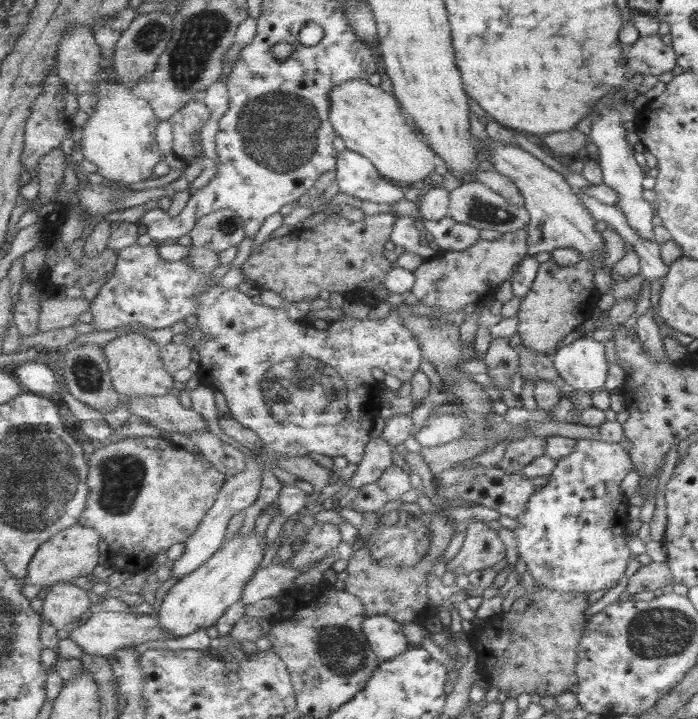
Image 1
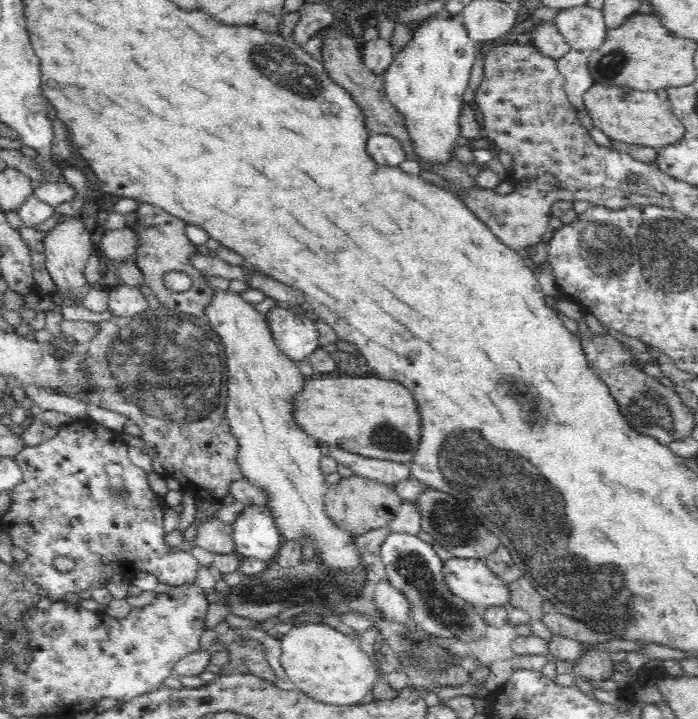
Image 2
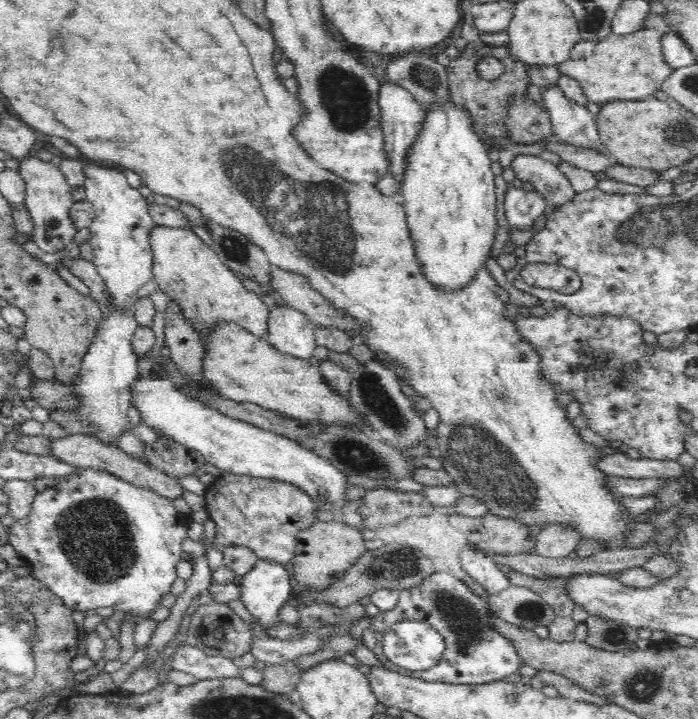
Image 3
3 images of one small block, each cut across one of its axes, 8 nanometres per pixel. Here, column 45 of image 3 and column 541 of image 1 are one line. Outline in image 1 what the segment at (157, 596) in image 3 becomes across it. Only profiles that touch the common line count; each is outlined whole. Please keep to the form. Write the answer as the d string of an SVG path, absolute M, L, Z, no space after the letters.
M588 438L576 439L576 448L574 448L574 452L559 460L559 467L556 468L550 477L548 486L532 496L532 500L528 502L528 512L517 519L517 528L514 530L518 540L519 557L526 562L527 569L532 571L532 575L536 577L538 585L544 585L545 587L558 589L564 592L589 594L597 590L604 590L604 588L609 591L624 577L626 564L628 564L628 560L632 558L630 548L624 544L624 538L622 538L622 534L624 534L624 530L626 530L626 526L628 526L629 522L628 512L626 512L626 510L628 510L630 504L629 501L626 500L626 496L622 496L622 492L620 492L620 480L624 481L632 470L634 470L632 460L630 460L630 456L628 456L627 451L621 443L610 443L604 440L588 440Z

